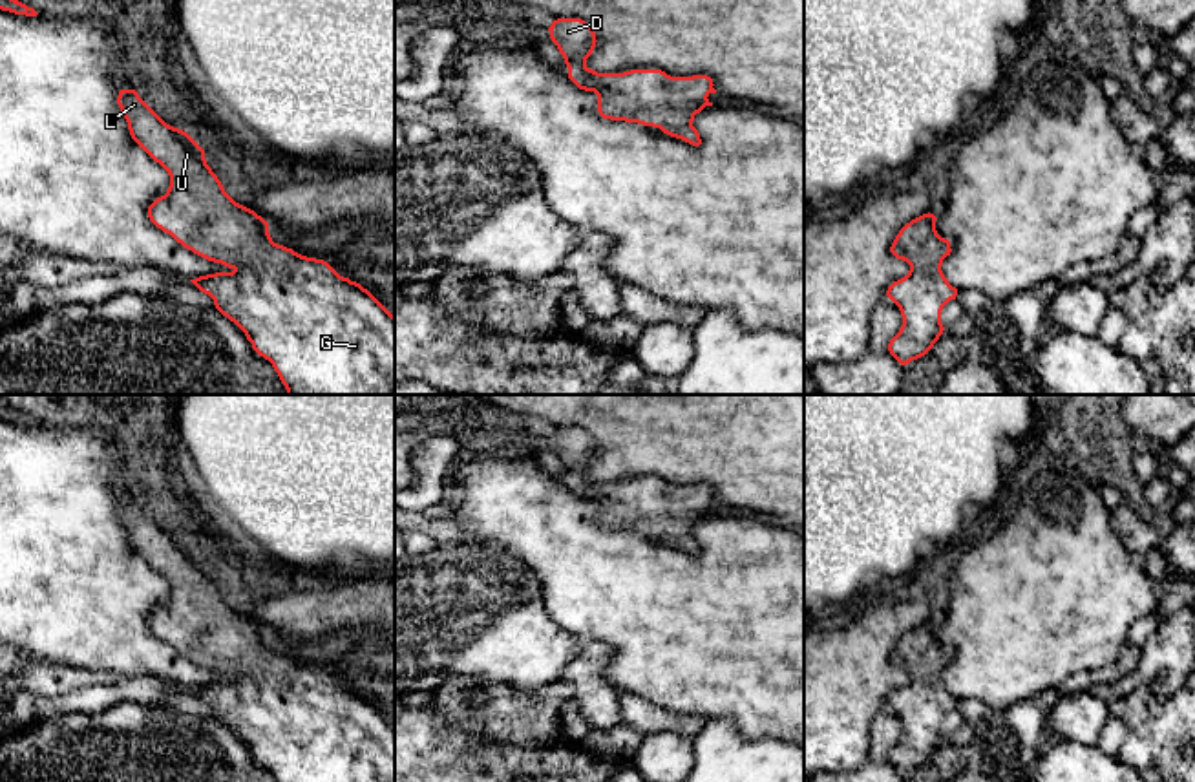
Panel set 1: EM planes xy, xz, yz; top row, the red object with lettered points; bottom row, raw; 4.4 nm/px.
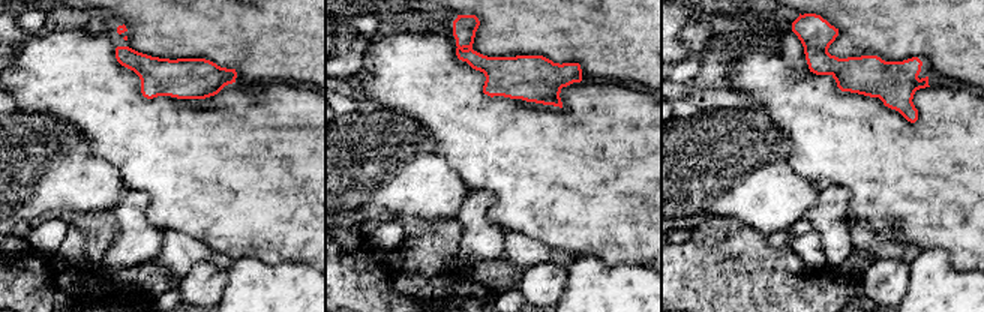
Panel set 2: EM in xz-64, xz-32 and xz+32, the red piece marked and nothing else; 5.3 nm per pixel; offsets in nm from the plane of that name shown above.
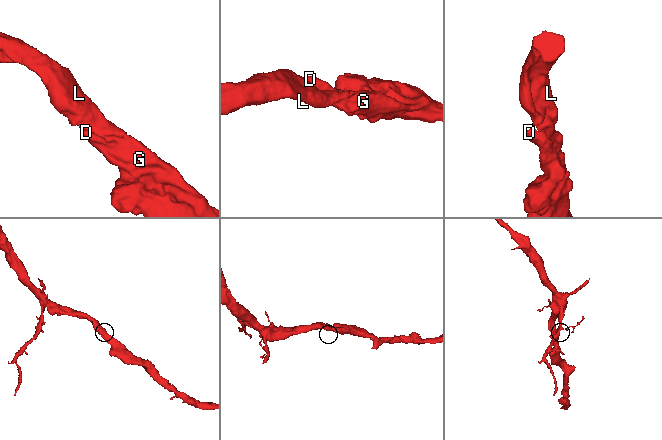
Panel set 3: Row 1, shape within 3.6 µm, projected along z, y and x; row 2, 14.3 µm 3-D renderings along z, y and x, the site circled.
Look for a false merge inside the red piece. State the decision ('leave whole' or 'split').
leave whole

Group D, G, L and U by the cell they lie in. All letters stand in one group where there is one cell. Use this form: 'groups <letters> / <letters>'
groups D G L U

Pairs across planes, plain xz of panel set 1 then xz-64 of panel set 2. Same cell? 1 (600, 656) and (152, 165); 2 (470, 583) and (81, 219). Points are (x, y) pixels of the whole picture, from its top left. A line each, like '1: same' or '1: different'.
1: different
2: different

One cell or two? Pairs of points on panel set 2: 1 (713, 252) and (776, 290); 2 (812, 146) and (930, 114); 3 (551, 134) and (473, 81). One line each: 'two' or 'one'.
1: one
2: one
3: one

